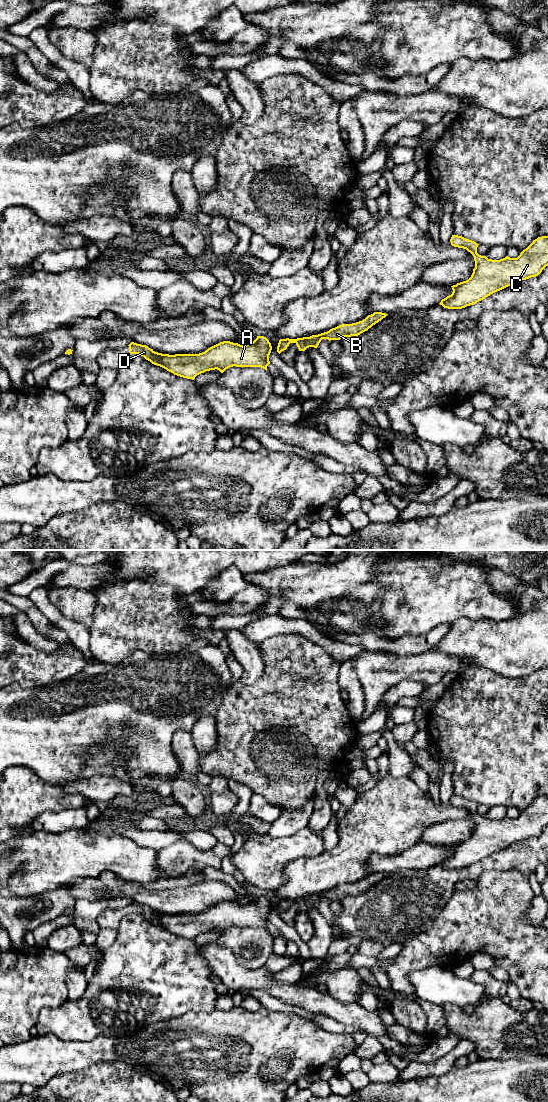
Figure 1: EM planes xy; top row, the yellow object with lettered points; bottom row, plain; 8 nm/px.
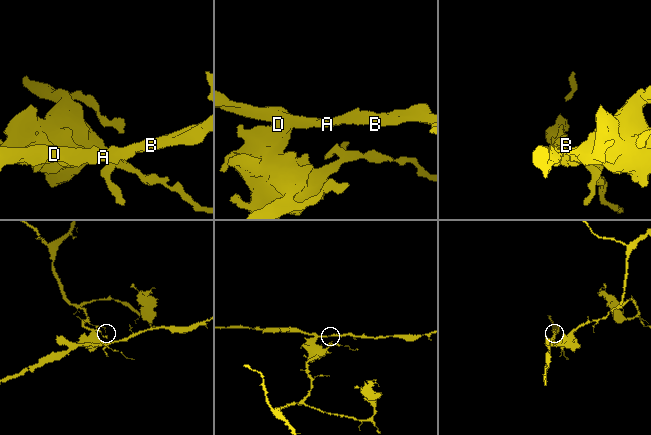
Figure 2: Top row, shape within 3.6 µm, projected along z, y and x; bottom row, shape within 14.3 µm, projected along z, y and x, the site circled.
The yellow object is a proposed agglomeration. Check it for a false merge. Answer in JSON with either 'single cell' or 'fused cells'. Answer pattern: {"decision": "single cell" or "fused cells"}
{"decision": "fused cells"}

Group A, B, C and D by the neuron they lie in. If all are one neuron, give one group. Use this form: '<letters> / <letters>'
A B C / D

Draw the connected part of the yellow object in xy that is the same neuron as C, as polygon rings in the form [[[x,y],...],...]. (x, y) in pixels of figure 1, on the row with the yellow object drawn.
[[[452,235],[450,242],[452,246],[466,249],[473,255],[475,268],[468,280],[451,286],[453,290],[452,294],[442,299],[439,303],[444,308],[448,309],[462,309],[476,304],[491,294],[500,291],[515,282],[538,276],[542,270],[548,266],[548,236],[538,237],[533,240],[533,242],[524,249],[517,258],[506,256],[500,260],[492,260],[488,259],[486,256],[479,255],[477,253],[479,244],[462,236]]]

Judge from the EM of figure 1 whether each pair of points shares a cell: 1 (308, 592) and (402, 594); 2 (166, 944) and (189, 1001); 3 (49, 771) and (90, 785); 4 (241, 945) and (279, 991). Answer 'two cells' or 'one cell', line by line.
1: two cells
2: one cell
3: two cells
4: two cells

